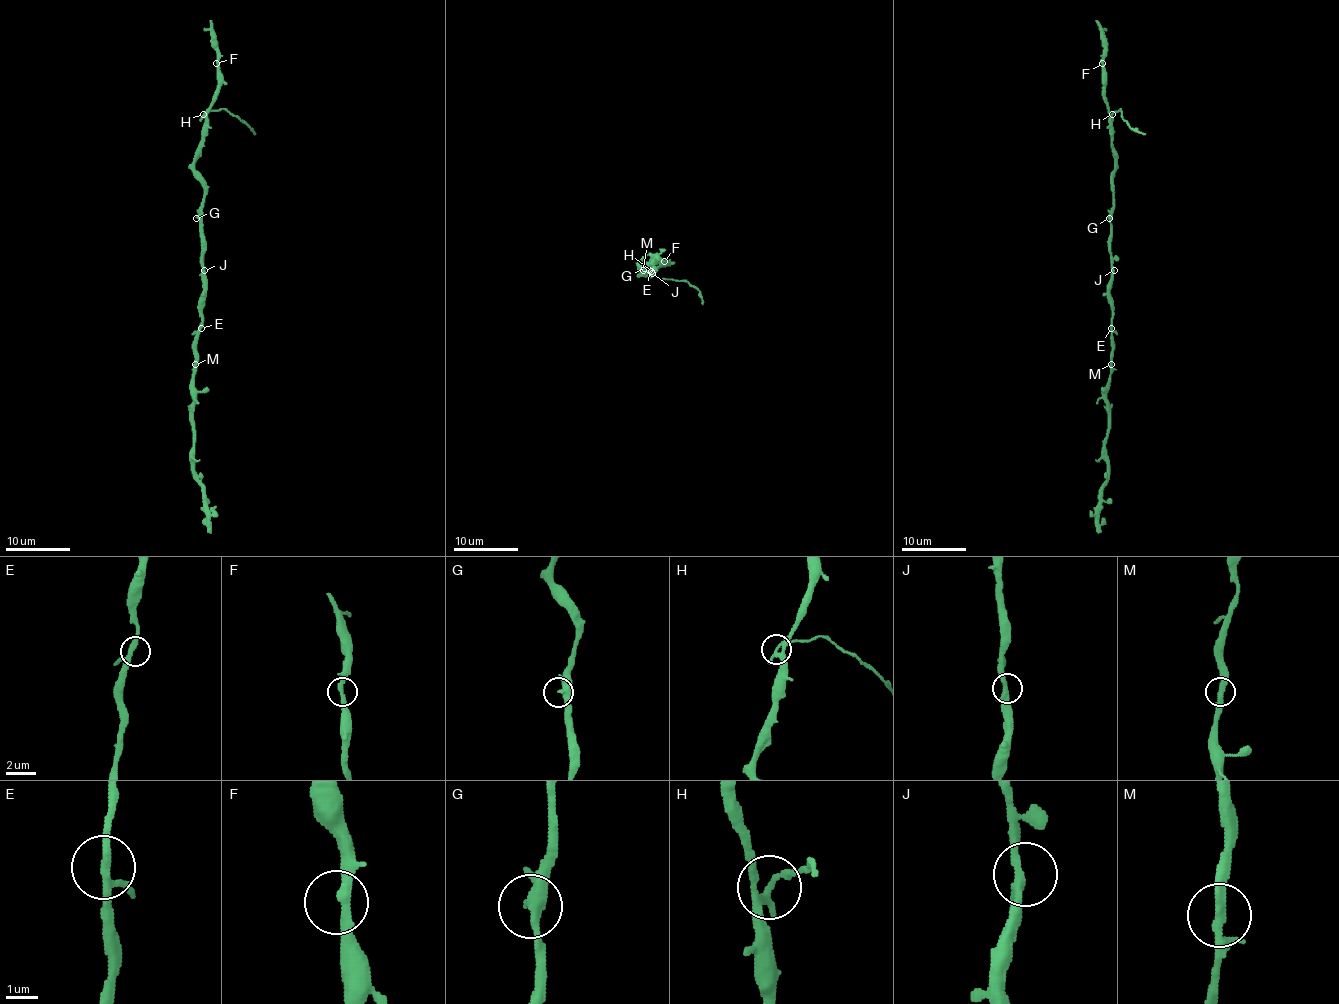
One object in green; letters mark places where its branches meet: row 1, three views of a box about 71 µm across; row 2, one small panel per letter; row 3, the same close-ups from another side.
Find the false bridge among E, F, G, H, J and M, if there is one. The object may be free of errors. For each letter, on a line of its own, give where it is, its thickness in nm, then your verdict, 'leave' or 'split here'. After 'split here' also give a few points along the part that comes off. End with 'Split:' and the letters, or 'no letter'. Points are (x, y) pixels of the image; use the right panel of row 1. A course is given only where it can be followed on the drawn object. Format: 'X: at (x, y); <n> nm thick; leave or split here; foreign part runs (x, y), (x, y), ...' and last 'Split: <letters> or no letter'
E: at (1111, 328); 240 nm thick; leave
F: at (1102, 63); 320 nm thick; leave
G: at (1109, 218); 300 nm thick; leave
H: at (1112, 114); 220 nm thick; split here; foreign part runs (1112, 114), (1120, 109), (1125, 122), (1145, 135)
J: at (1114, 270); 280 nm thick; leave
M: at (1111, 364); 280 nm thick; leave
Split: H

